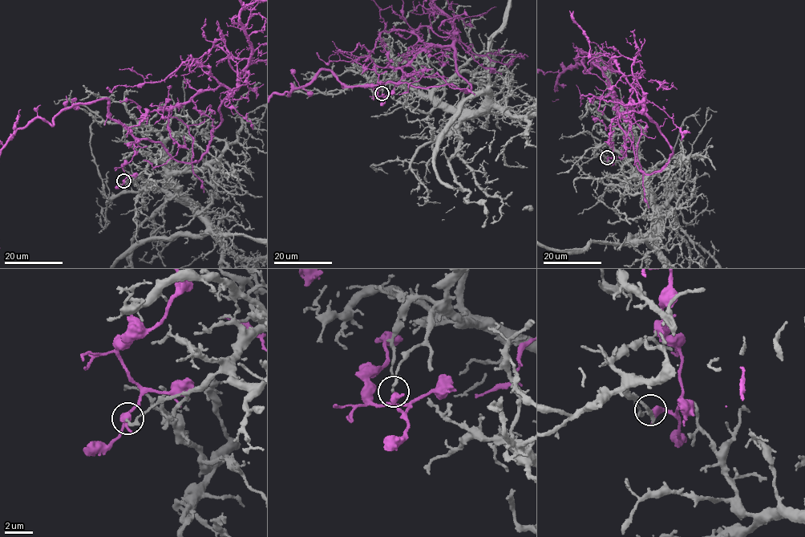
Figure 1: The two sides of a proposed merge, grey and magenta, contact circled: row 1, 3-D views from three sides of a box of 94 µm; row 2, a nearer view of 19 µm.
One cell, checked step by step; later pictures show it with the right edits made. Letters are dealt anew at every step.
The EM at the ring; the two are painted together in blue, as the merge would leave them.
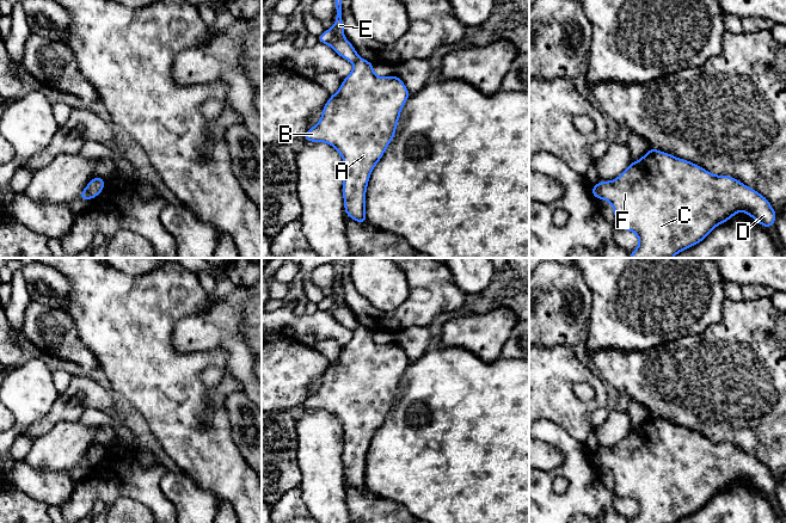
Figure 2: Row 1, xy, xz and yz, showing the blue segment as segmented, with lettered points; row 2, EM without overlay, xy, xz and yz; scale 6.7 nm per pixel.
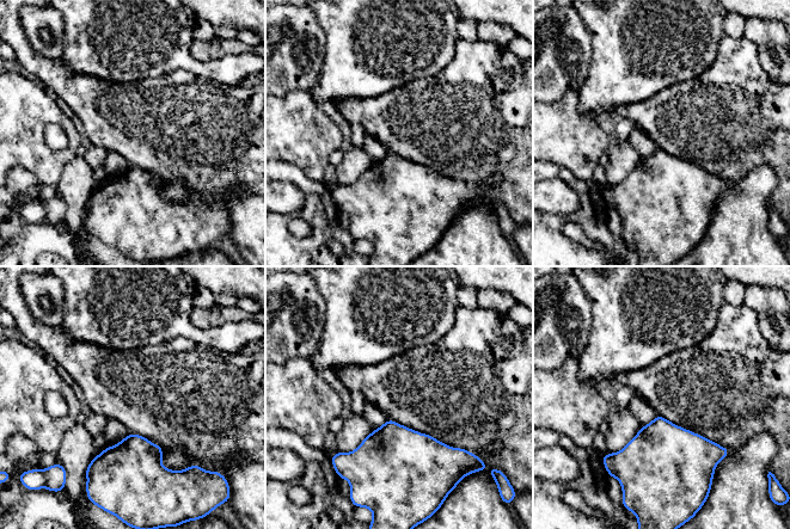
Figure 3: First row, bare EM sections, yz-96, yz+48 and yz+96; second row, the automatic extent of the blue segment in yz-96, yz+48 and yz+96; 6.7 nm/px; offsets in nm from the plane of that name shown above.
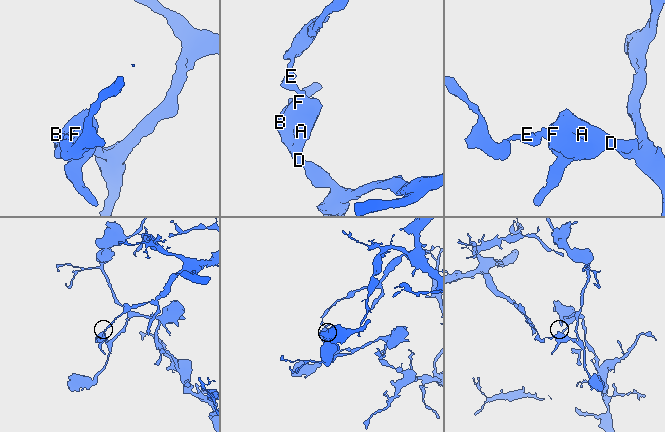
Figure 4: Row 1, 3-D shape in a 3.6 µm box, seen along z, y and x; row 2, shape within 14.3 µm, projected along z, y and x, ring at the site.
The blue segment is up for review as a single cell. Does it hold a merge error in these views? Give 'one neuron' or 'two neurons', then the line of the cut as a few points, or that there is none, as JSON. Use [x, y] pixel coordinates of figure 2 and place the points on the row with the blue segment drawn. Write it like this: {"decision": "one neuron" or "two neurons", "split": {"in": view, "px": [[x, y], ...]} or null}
{"decision": "two neurons", "split": {"in": "xy", "px": [[86, 186], [91, 198]]}}

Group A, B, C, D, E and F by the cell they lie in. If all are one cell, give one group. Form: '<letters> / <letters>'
A B C D F / E

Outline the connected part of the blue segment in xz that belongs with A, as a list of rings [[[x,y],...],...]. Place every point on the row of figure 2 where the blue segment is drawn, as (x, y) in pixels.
[[[360,57],[352,72],[343,79],[340,88],[331,94],[319,123],[303,135],[305,141],[326,142],[340,155],[344,162],[343,198],[344,211],[350,219],[367,224],[366,192],[370,174],[383,156],[395,135],[400,112],[411,93],[397,75],[376,76],[374,64]]]

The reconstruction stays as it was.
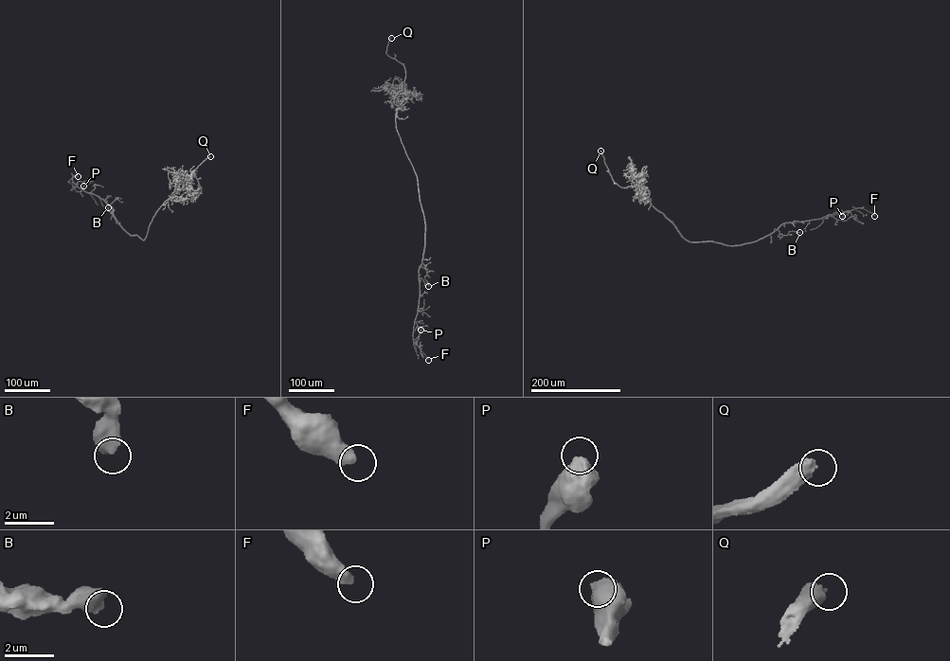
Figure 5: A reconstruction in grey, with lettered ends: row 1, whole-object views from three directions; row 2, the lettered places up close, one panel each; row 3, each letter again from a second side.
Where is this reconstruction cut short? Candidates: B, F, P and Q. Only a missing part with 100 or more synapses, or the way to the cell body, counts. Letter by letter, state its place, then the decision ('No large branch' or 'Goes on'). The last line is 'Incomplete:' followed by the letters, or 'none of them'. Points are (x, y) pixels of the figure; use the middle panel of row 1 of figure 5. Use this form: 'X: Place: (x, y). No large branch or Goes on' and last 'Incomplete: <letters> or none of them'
B: Place: (428, 286). No large branch
F: Place: (428, 360). No large branch
P: Place: (421, 330). No large branch
Q: Place: (391, 38). Goes on
Incomplete: Q

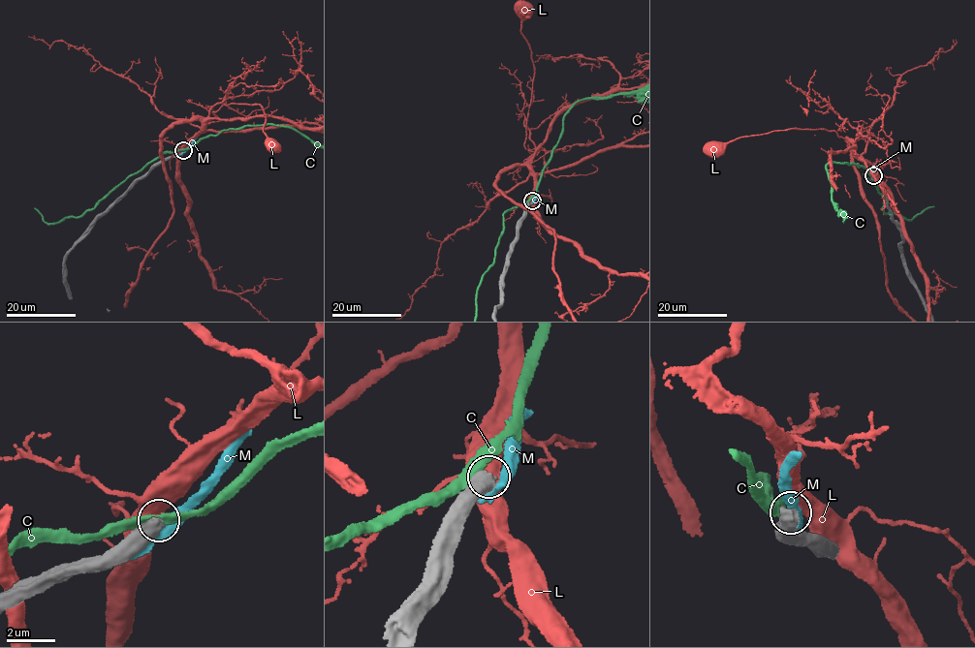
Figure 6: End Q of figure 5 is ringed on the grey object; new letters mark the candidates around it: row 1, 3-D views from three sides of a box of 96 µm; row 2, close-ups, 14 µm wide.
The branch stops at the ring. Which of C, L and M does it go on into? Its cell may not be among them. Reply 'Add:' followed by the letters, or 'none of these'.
Add: none of these

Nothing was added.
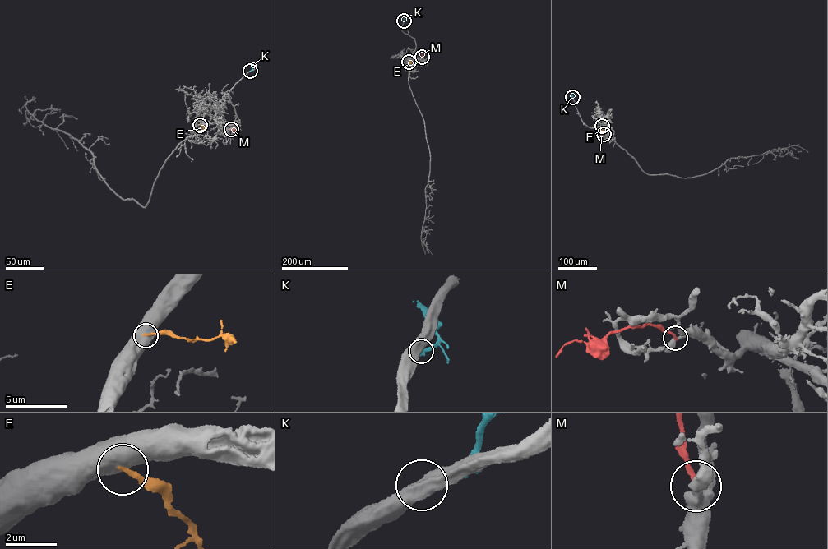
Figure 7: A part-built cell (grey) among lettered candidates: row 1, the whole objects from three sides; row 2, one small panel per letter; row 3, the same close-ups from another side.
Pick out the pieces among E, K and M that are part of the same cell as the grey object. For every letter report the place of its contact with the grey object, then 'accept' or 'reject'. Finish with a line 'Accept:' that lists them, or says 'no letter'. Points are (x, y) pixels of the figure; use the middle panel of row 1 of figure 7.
E: meets grey at (409, 62); reject
K: meets grey at (404, 20); reject
M: meets grey at (422, 57); reject
Accept: no letter

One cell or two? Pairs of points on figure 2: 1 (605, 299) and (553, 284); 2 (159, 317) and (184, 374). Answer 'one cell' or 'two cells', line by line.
1: two cells
2: one cell

